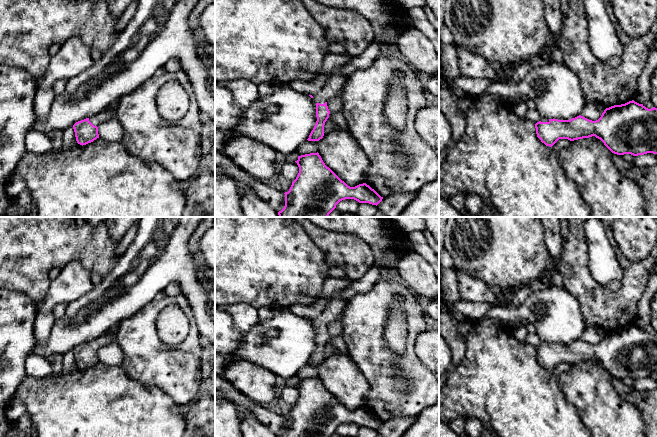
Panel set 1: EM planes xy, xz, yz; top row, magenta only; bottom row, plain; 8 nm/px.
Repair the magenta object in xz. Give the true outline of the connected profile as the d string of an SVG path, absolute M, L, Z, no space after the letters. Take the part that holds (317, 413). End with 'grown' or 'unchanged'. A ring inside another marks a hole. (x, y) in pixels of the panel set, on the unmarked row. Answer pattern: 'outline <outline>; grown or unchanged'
outline M319 377L298 380L299 397L288 416L285 430L278 437L331 437L345 423L378 429L381 421L366 407L348 410L329 391Z; unchanged

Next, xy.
outline M110 332L90 342L76 346L73 353L77 367L83 370L99 362L98 350L114 341L116 341L116 335L114 332Z; grown

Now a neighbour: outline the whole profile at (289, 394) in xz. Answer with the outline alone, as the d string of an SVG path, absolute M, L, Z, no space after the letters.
M287 386L280 389L278 395L285 403L293 406L299 397L299 391L296 386Z

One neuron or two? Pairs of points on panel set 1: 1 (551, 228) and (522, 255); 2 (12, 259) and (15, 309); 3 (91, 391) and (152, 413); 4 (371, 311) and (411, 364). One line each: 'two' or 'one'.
1: two
2: two
3: one
4: one

